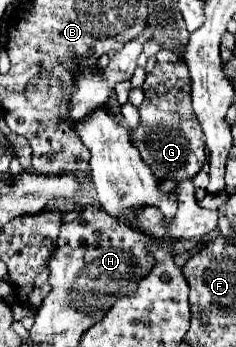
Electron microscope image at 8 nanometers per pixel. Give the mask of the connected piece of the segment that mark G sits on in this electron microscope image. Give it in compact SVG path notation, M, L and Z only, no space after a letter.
M179 61L153 67L153 71L147 73L143 91L145 99L137 107L141 123L131 131L133 145L143 147L141 151L149 151L141 153L141 157L159 181L171 179L179 183L195 177L201 171L207 155L203 131L195 119L195 113L191 111L191 77L187 65Z

